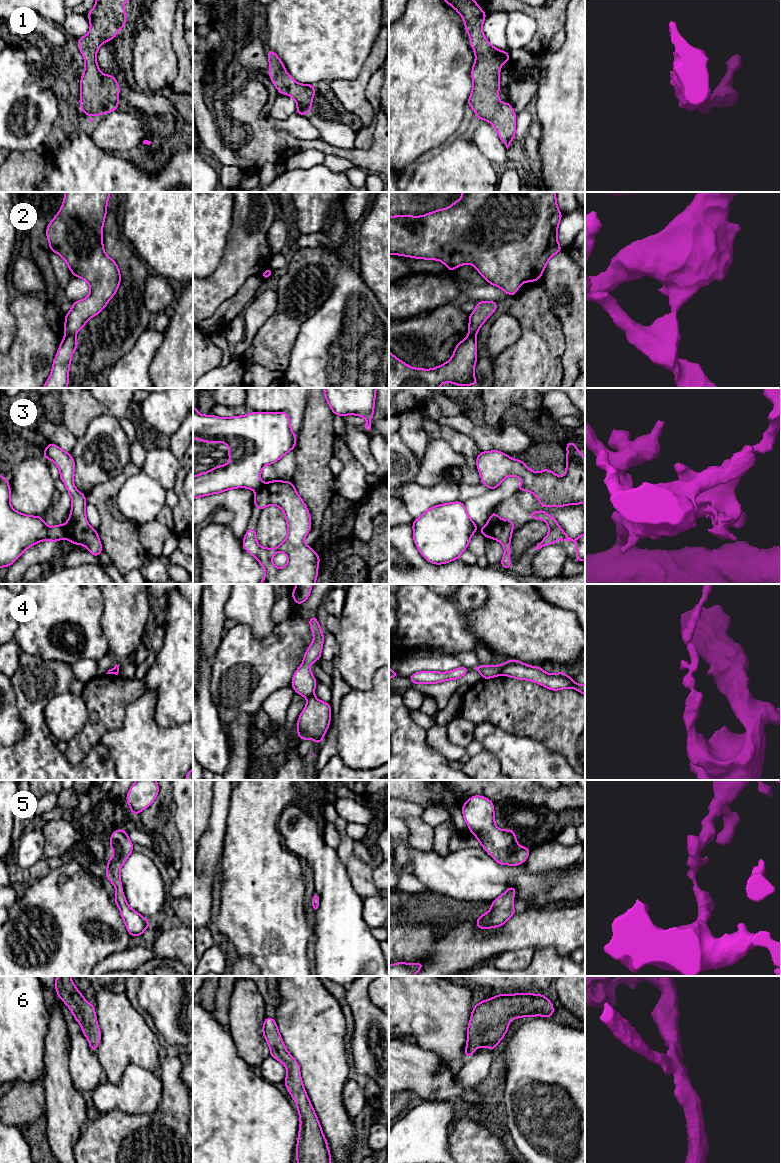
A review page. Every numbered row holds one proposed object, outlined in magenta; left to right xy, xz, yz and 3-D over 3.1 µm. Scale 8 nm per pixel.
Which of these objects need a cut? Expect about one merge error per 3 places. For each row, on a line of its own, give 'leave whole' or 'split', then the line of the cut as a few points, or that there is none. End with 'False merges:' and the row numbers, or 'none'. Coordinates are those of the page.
1: leave whole; cut none
2: split; cut xy (65, 334), (74, 336)
3: split; cut xy (62, 526), (66, 537)
4: split; cut yz (500, 665), (501, 674)
5: leave whole; cut none
6: leave whole; cut none
False merges: 2, 3, 4

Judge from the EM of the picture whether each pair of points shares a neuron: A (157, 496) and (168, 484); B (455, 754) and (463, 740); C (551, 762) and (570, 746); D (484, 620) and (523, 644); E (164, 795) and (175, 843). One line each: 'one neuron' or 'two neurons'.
A: two neurons
B: two neurons
C: two neurons
D: one neuron
E: one neuron

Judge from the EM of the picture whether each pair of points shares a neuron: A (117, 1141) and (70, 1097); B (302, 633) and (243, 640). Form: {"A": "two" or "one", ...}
{"A": "two", "B": "one"}

